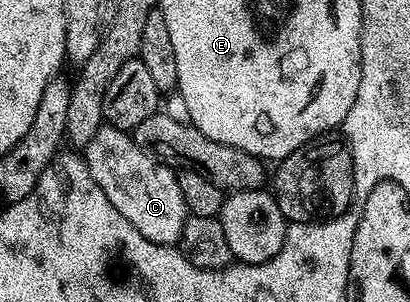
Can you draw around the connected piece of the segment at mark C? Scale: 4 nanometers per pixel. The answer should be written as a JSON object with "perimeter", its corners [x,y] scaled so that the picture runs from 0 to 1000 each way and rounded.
{"perimeter":[[[261,414],[244,421],[239,440],[215,470],[205,490],[205,530],[212,556],[220,560],[220,586],[239,599],[239,626],[259,639],[268,679],[337,758],[366,798],[402,811],[429,811],[439,801],[439,775],[449,755],[451,732],[463,722],[454,666],[444,666],[444,626],[434,626],[429,596],[432,570],[407,540],[393,540],[378,513],[363,513],[324,467],[320,444],[285,421]]]}

